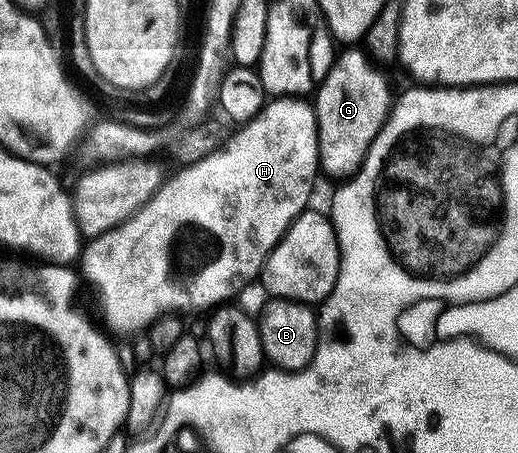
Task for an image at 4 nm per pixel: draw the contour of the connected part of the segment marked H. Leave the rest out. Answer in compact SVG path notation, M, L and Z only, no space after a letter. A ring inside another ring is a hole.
M279 97L267 100L262 110L239 129L242 129L239 133L238 130L231 132L230 140L223 147L215 150L214 153L200 159L194 165L179 168L179 173L175 177L167 176L157 191L151 195L150 200L137 213L131 215L122 225L93 238L87 244L90 246L87 249L85 246L81 250L80 266L82 265L83 271L86 272L87 279L98 288L98 297L102 300L102 313L112 328L119 329L122 333L134 335L145 330L156 318L174 315L182 311L178 309L206 309L205 311L210 311L229 302L253 277L255 280L261 274L262 267L266 264L268 255L276 247L276 243L280 243L280 239L288 231L288 227L293 221L306 212L311 204L310 192L314 189L314 180L320 177L318 124L316 123L313 104L309 100L297 97Z

